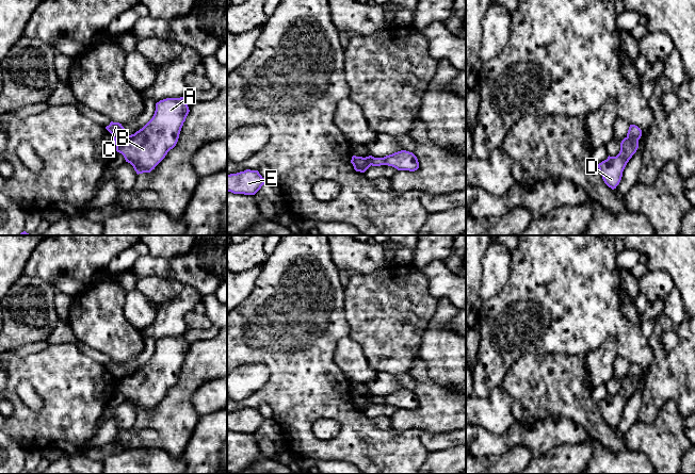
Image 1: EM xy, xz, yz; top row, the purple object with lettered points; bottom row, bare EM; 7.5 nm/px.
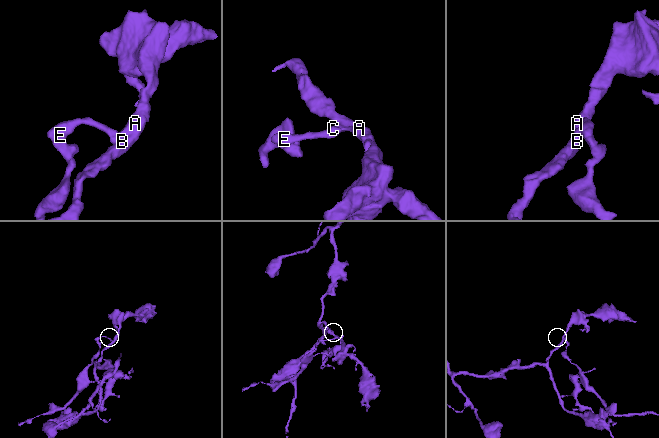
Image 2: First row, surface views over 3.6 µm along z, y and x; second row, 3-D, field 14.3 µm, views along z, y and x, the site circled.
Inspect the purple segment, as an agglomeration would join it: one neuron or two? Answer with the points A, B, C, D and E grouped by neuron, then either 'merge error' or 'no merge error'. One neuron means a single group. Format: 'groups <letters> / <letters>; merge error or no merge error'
groups A B D / C E; merge error

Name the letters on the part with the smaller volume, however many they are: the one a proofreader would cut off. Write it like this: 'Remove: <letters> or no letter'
Remove: C, E

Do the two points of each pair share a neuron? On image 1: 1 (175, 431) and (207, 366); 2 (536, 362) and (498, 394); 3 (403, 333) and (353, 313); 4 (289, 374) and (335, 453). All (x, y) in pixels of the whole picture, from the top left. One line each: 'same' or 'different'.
1: same
2: different
3: same
4: same

